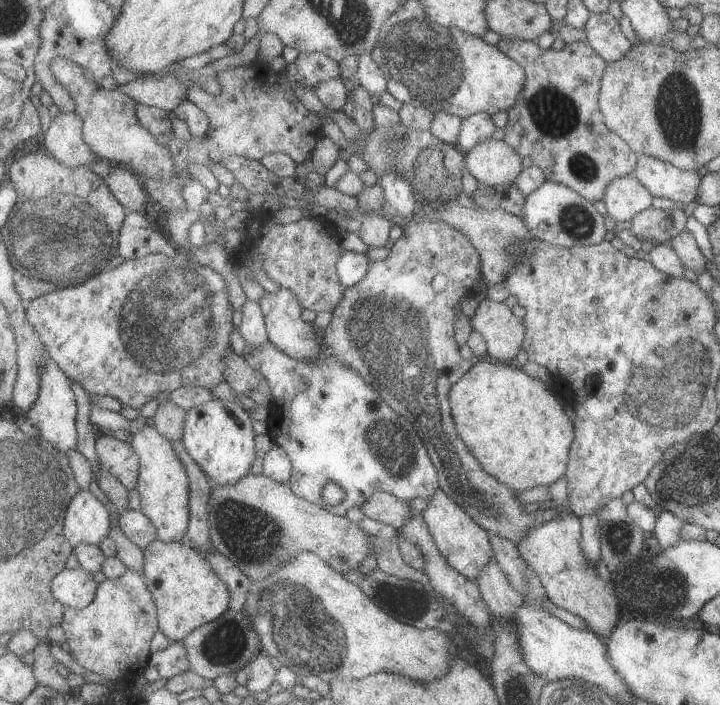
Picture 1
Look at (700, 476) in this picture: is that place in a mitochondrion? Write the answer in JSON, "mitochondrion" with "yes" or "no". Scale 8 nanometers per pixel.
{"mitochondrion":"yes"}

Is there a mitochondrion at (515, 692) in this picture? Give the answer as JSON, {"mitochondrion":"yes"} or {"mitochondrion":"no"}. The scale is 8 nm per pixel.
{"mitochondrion":"yes"}

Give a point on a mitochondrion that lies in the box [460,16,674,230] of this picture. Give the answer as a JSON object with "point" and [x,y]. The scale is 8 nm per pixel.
{"point":[554,113]}

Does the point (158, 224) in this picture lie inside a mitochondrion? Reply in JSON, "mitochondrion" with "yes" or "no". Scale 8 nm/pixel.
{"mitochondrion":"no"}

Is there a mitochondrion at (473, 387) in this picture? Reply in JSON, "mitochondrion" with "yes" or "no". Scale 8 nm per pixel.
{"mitochondrion":"no"}

